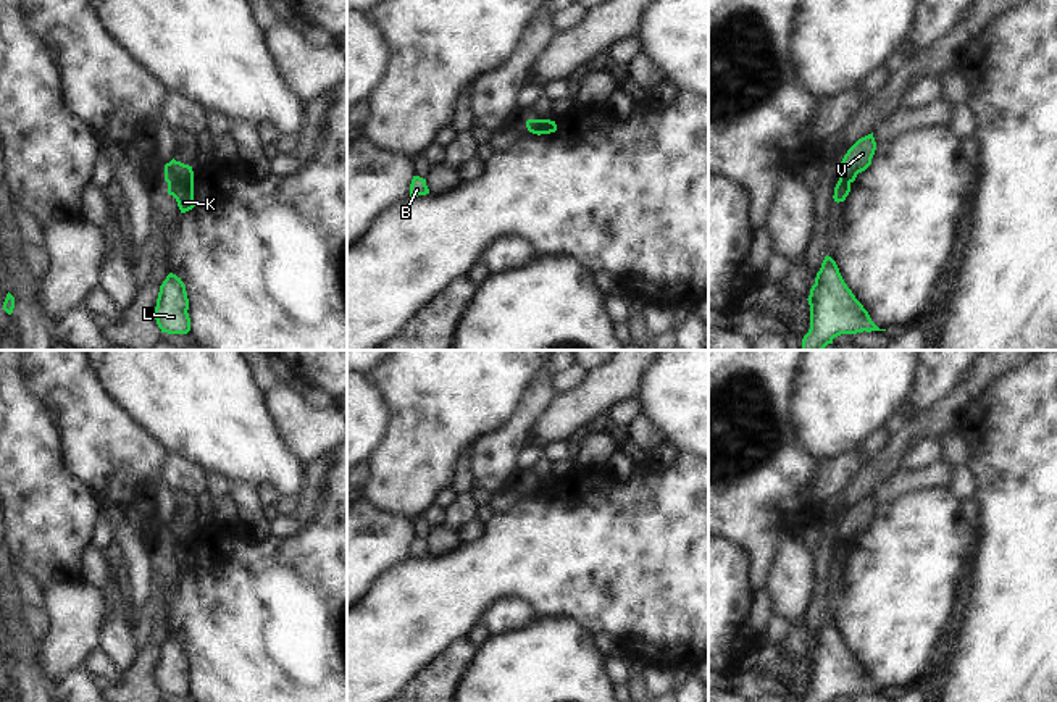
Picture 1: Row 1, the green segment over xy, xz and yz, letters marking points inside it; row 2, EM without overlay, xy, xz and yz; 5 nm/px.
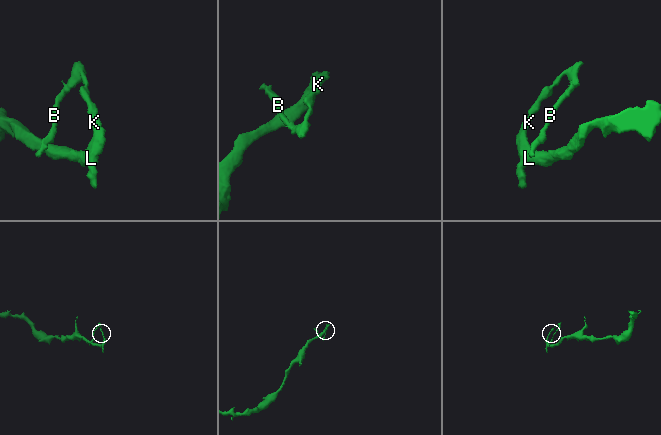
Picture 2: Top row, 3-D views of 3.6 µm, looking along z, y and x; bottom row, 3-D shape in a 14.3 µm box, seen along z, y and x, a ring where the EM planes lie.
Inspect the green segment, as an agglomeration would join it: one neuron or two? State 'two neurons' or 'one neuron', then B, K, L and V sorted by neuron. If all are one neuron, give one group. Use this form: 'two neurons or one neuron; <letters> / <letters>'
two neurons; B V / K L

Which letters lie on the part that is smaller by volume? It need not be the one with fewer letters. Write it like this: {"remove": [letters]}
{"remove": ["B", "V"]}

